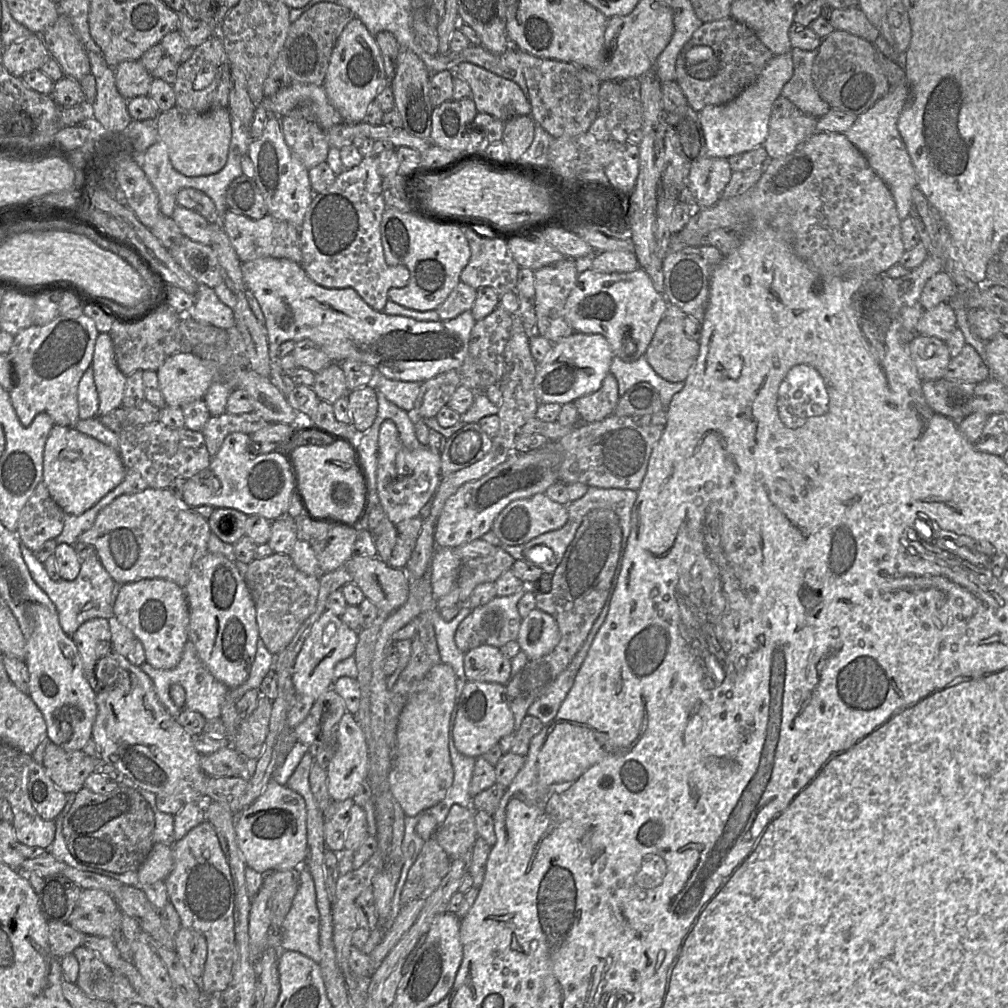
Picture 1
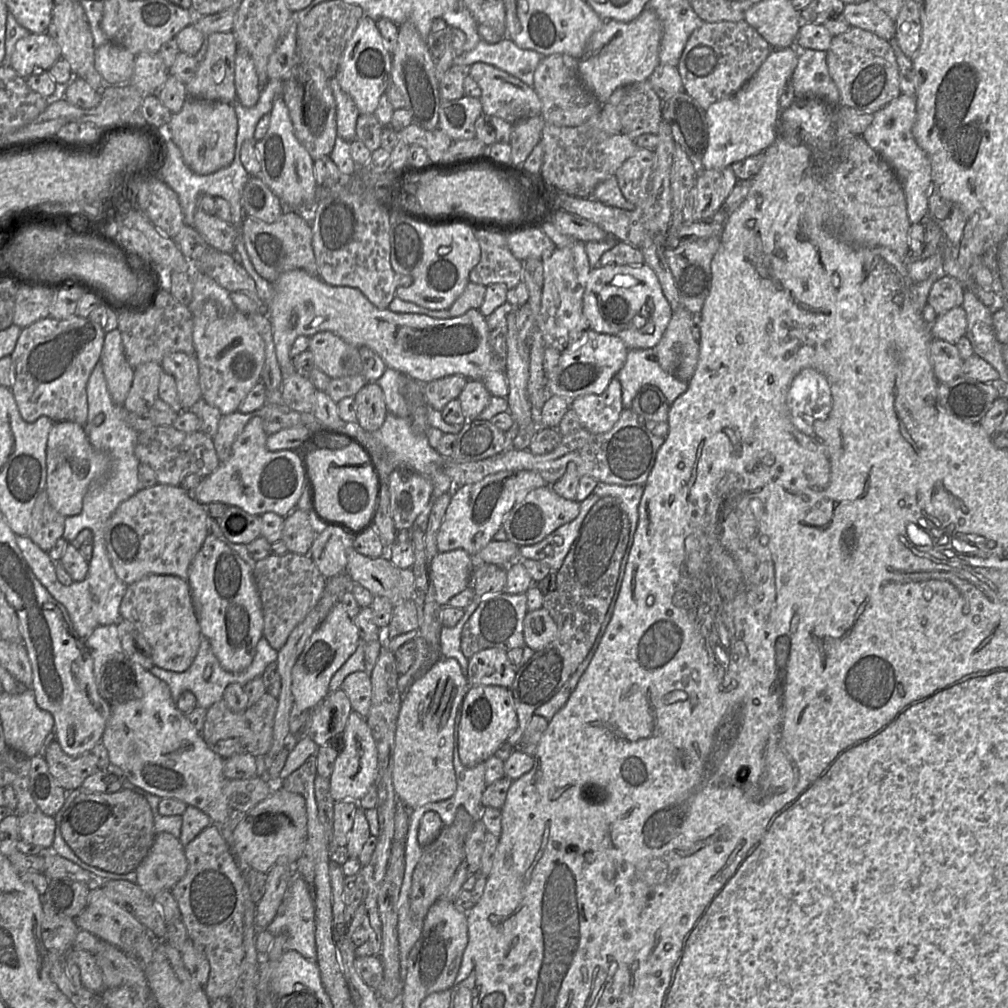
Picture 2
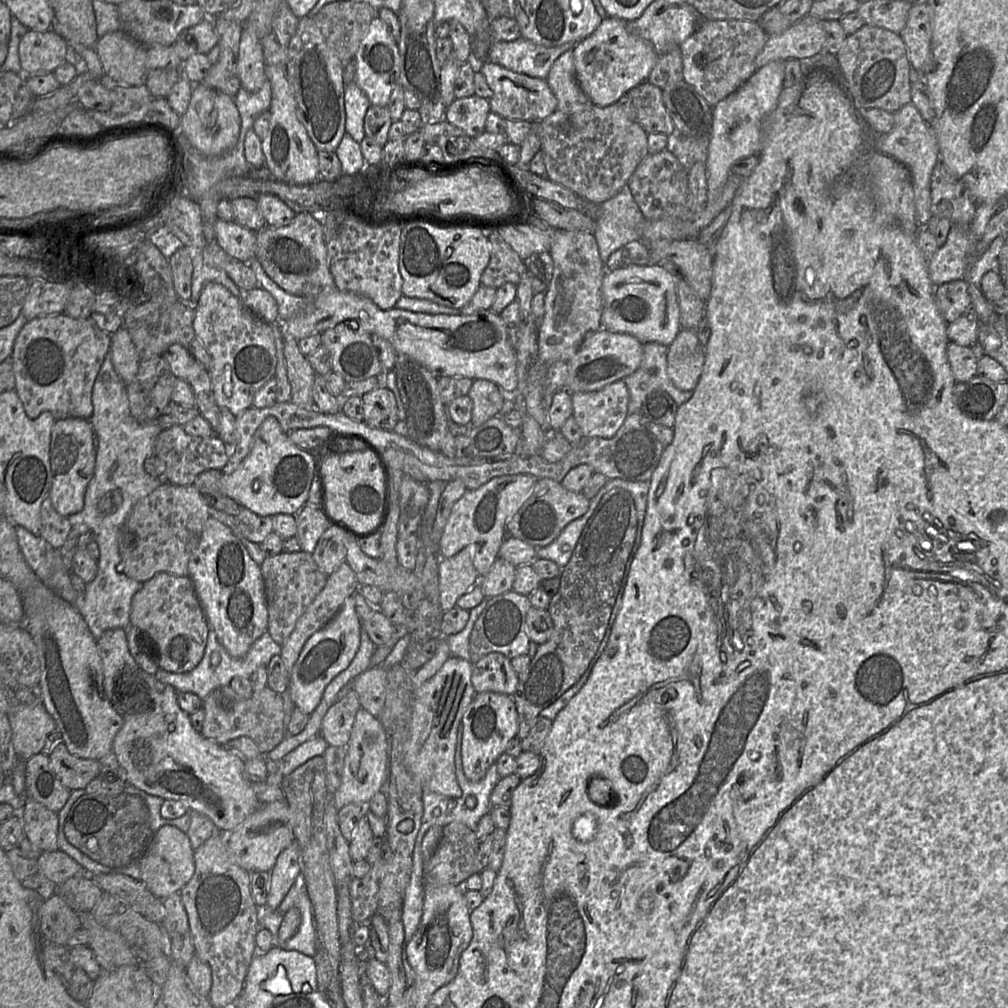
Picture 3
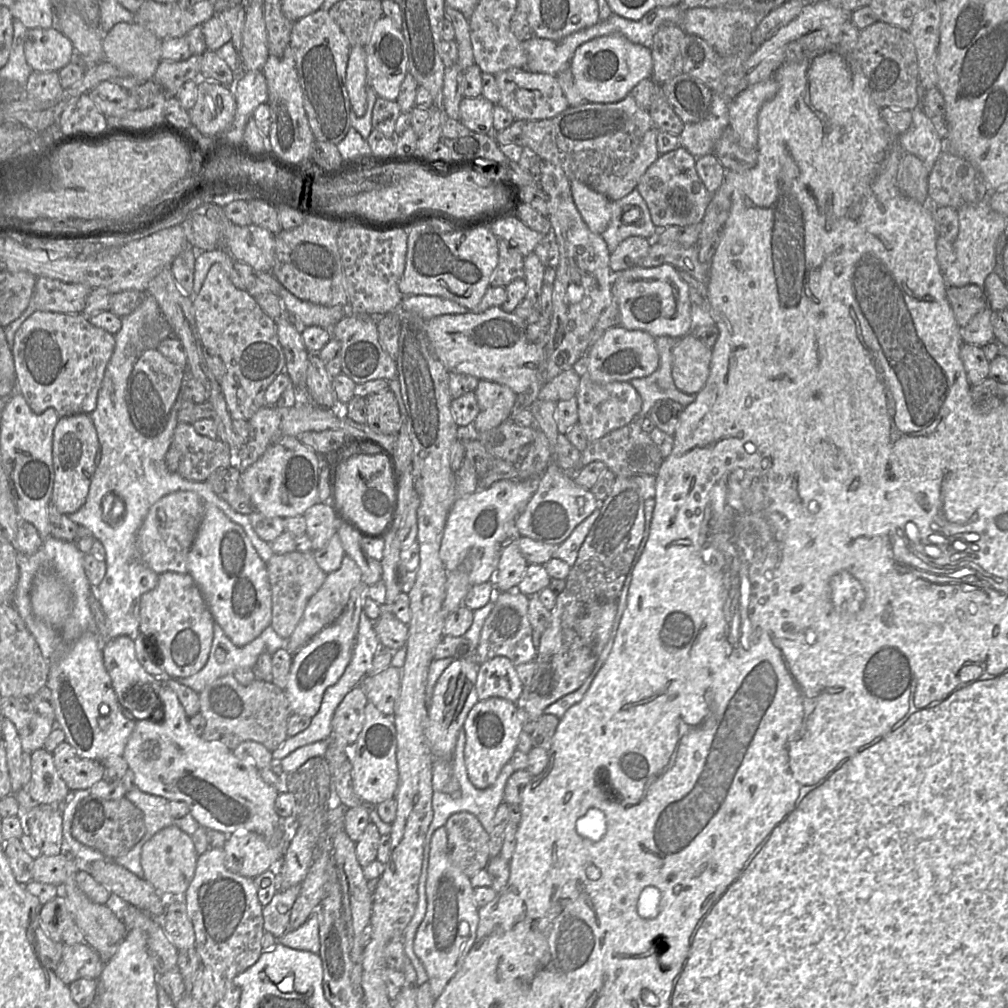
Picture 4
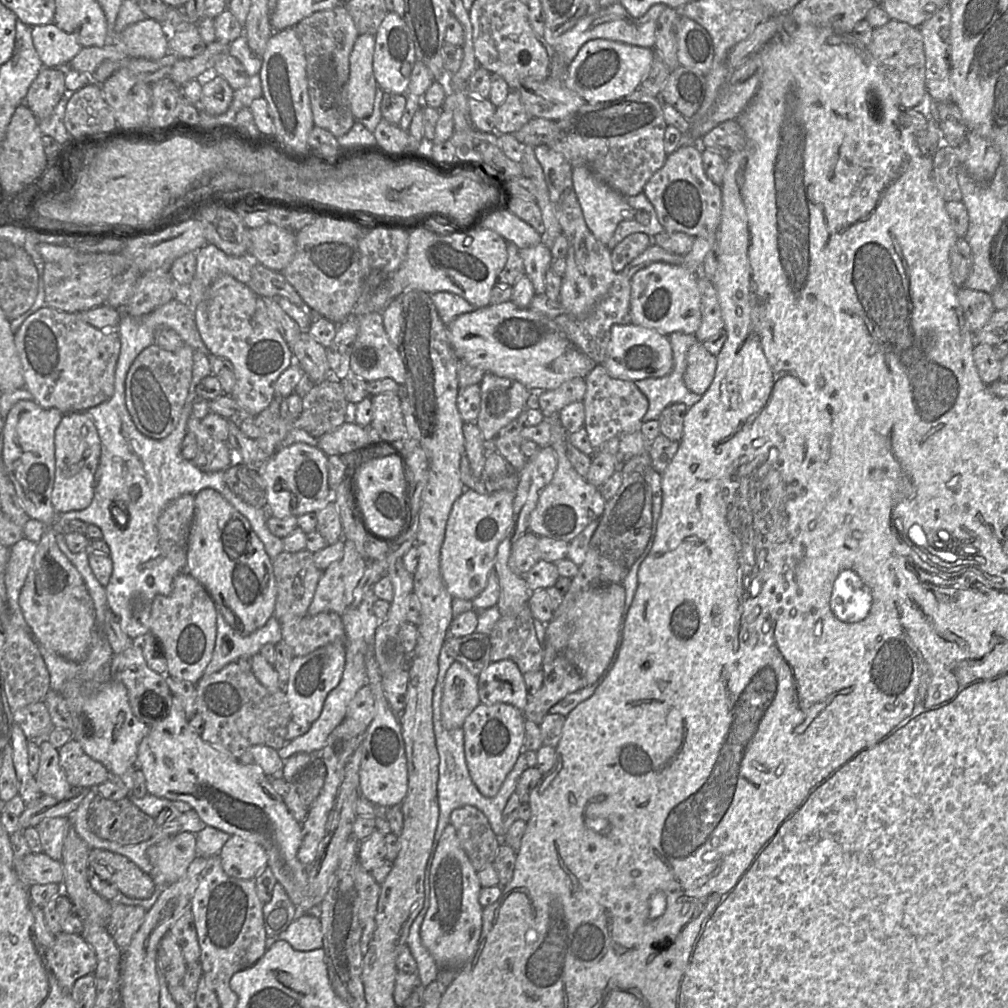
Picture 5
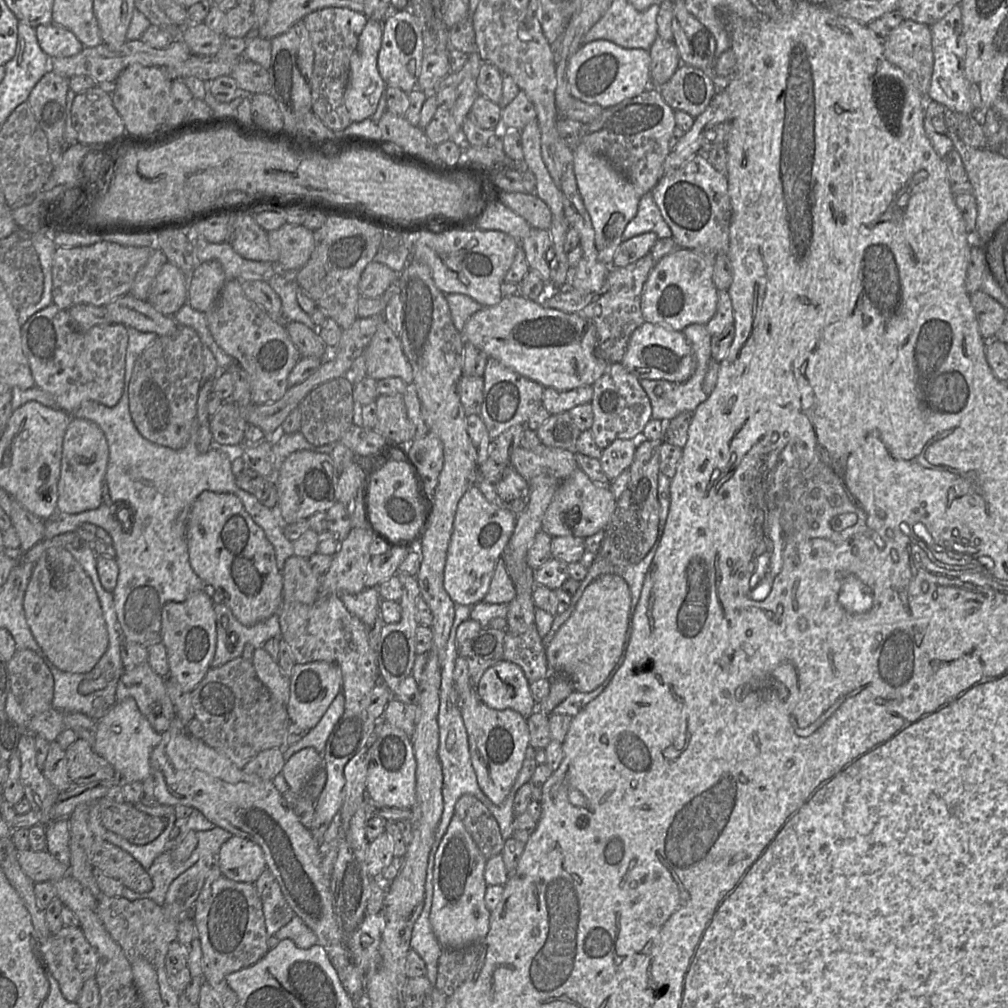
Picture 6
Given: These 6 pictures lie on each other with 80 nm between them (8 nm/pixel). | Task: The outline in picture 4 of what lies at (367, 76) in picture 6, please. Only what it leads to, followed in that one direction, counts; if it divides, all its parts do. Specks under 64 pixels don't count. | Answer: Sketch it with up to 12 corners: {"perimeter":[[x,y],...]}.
{"perimeter":[[364,46],[351,48],[346,89],[352,111],[367,108],[367,69]]}

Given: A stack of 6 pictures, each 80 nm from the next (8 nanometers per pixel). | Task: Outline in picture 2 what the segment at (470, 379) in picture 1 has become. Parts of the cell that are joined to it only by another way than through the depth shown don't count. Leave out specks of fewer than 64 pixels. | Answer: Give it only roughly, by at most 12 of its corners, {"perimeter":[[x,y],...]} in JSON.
{"perimeter":[[506,302],[486,316],[492,349],[491,371],[506,373]]}

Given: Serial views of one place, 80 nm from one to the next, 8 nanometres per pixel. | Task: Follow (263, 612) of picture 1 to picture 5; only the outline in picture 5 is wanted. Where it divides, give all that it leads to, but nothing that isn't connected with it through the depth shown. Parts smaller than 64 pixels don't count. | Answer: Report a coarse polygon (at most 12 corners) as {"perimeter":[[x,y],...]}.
{"perimeter":[[308,550],[272,560],[273,616],[292,625],[307,615],[323,571]]}

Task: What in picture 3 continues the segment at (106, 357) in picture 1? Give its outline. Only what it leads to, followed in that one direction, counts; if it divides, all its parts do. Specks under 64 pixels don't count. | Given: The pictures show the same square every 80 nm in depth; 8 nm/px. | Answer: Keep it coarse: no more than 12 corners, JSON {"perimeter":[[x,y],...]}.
{"perimeter":[[125,328],[111,334],[114,370],[128,385],[140,359]]}

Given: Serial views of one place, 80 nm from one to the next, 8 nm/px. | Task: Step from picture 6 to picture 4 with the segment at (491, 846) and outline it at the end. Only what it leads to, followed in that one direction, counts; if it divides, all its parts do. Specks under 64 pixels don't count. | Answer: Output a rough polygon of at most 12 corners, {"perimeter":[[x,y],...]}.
{"perimeter":[[470,812],[445,828],[450,861],[469,878],[486,868],[489,833]]}

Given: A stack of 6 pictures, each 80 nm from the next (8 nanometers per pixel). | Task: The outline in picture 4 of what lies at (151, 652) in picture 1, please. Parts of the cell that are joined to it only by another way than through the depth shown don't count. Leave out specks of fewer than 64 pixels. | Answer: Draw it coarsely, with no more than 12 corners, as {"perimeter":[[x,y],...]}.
{"perimeter":[[164,572],[140,598],[168,677],[208,660],[213,619],[188,573]]}

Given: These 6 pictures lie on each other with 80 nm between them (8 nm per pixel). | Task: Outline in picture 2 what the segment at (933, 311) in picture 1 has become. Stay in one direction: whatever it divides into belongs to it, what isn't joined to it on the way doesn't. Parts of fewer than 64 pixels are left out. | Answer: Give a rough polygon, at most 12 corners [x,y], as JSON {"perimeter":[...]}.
{"perimeter":[[960,306],[931,316],[933,338],[956,344],[966,333]]}

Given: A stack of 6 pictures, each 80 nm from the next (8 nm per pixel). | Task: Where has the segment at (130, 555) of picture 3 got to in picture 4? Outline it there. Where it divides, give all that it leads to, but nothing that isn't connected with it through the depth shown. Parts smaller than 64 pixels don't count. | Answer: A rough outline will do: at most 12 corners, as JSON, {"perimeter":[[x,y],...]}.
{"perimeter":[[192,491],[161,497],[136,537],[155,573],[187,573],[204,514]]}

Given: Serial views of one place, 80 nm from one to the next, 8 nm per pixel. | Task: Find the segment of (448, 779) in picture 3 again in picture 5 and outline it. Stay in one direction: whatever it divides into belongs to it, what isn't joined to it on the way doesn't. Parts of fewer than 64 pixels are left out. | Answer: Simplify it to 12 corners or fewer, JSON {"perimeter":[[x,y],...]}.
{"perimeter":[[460,662],[446,672],[445,729],[461,728],[479,705],[478,681]]}

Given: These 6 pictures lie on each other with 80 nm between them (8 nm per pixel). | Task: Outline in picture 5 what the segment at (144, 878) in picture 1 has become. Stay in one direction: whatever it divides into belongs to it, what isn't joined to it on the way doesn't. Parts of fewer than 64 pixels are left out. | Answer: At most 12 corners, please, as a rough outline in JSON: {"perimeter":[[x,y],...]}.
{"perimeter":[[181,832],[150,846],[154,874],[167,885],[196,858],[196,834]]}

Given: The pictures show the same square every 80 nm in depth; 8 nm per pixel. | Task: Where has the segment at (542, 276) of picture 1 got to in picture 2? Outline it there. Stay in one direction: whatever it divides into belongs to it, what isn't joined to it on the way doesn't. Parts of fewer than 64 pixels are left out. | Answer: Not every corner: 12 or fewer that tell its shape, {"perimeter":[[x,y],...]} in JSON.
{"perimeter":[[573,241],[541,260],[539,329],[562,352],[589,329],[592,268]]}

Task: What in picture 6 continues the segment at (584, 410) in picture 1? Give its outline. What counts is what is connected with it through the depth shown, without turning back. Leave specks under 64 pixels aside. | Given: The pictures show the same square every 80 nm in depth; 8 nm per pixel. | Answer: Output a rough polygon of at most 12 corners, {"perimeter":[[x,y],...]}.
{"perimeter":[[622,363],[592,385],[595,443],[642,438],[650,399]]}

